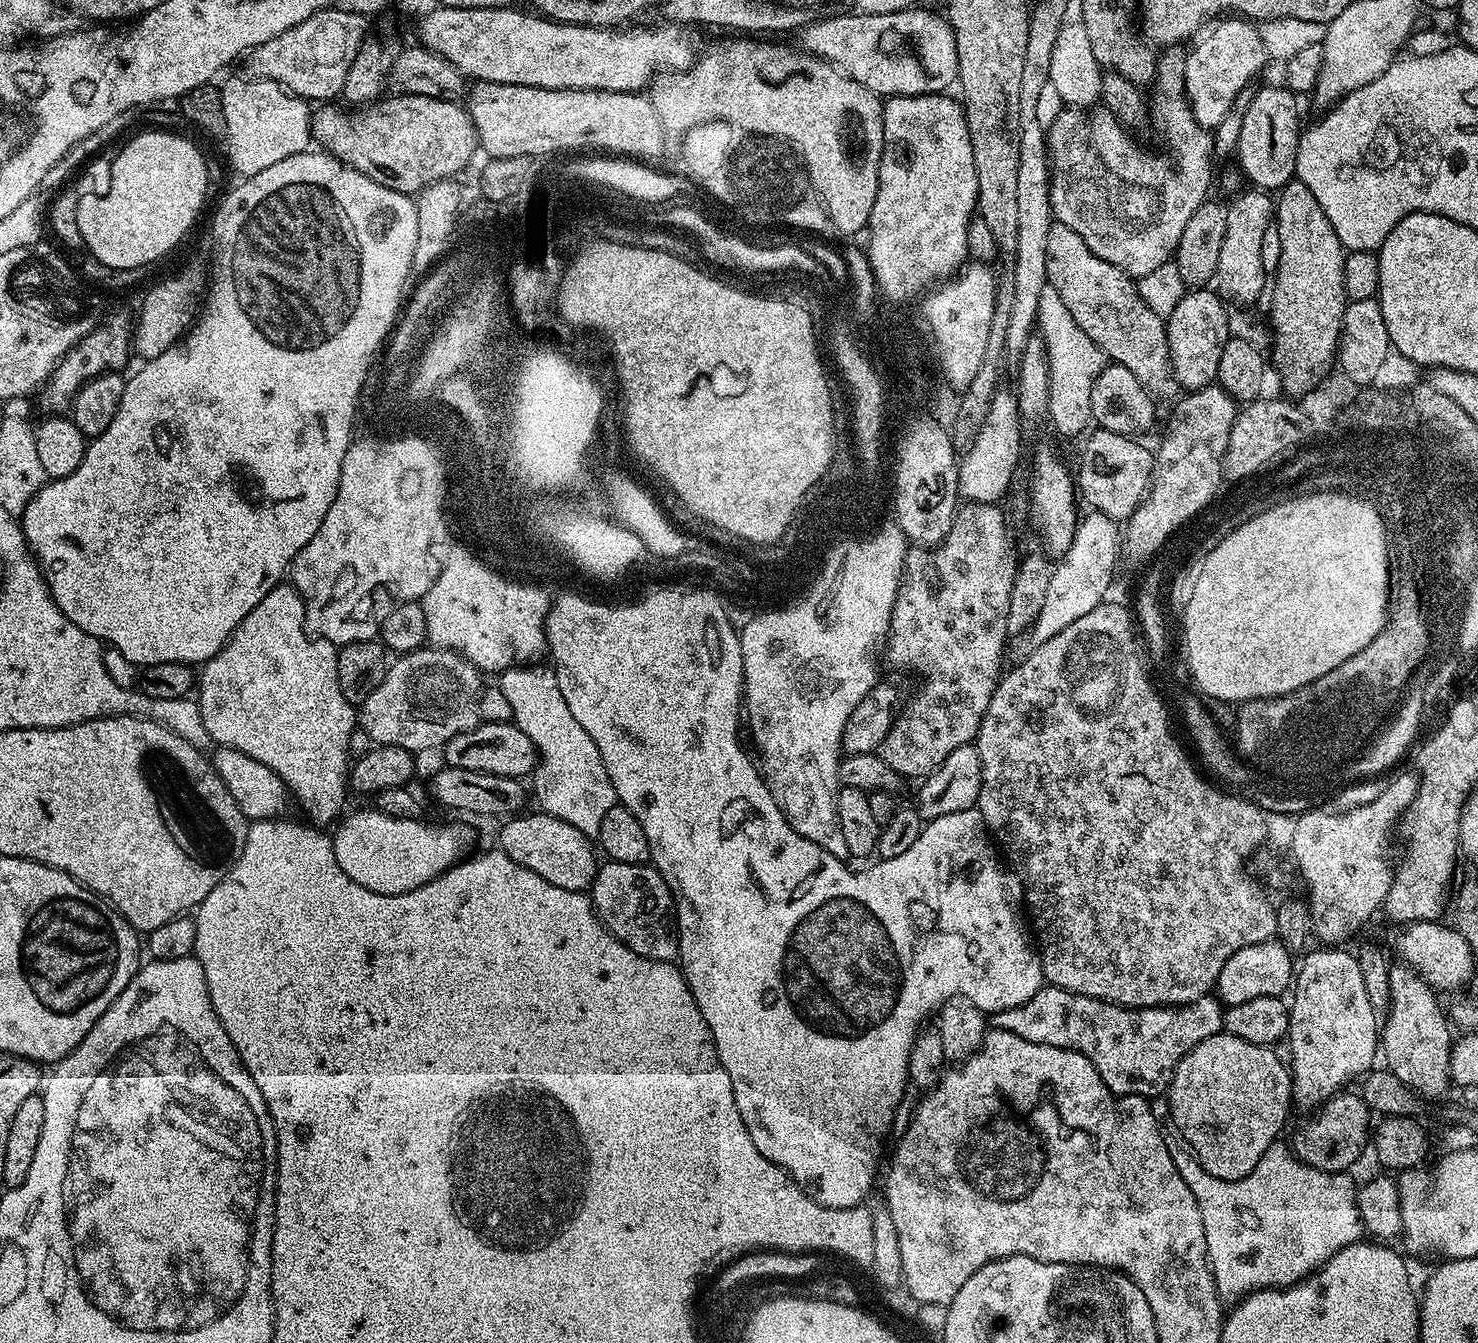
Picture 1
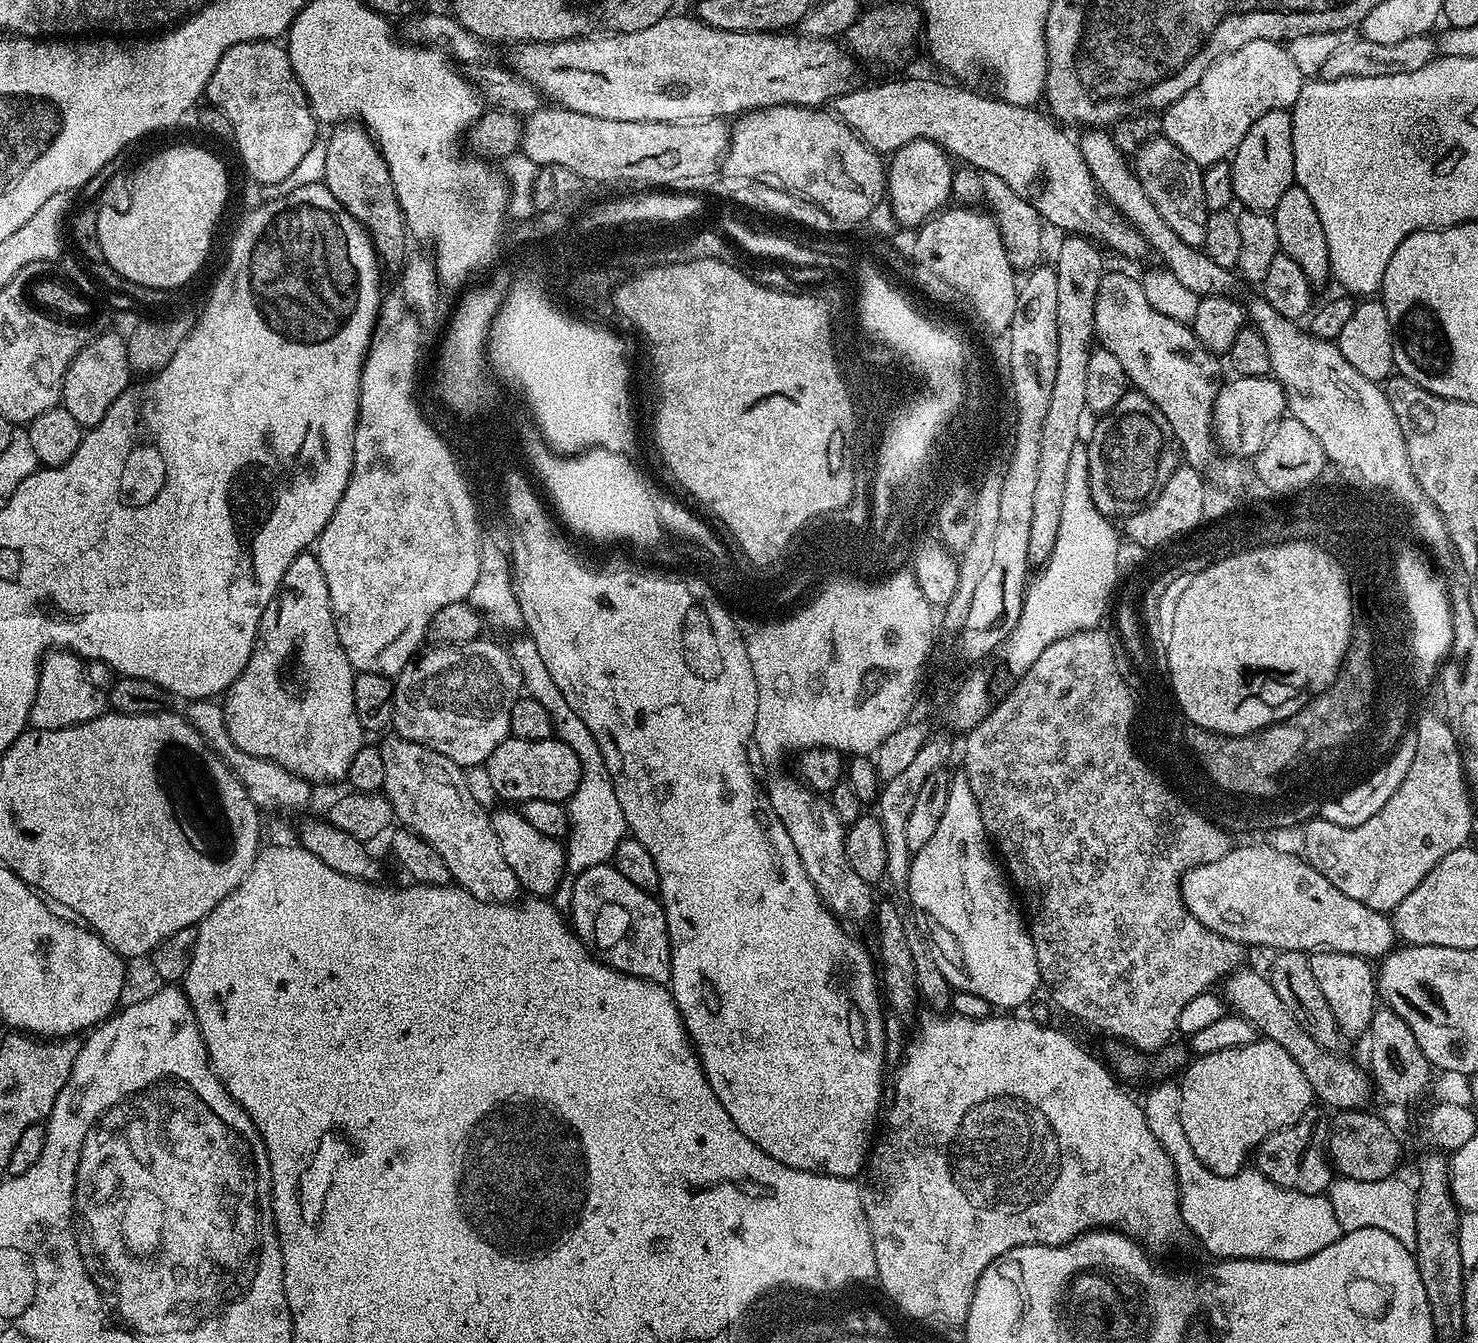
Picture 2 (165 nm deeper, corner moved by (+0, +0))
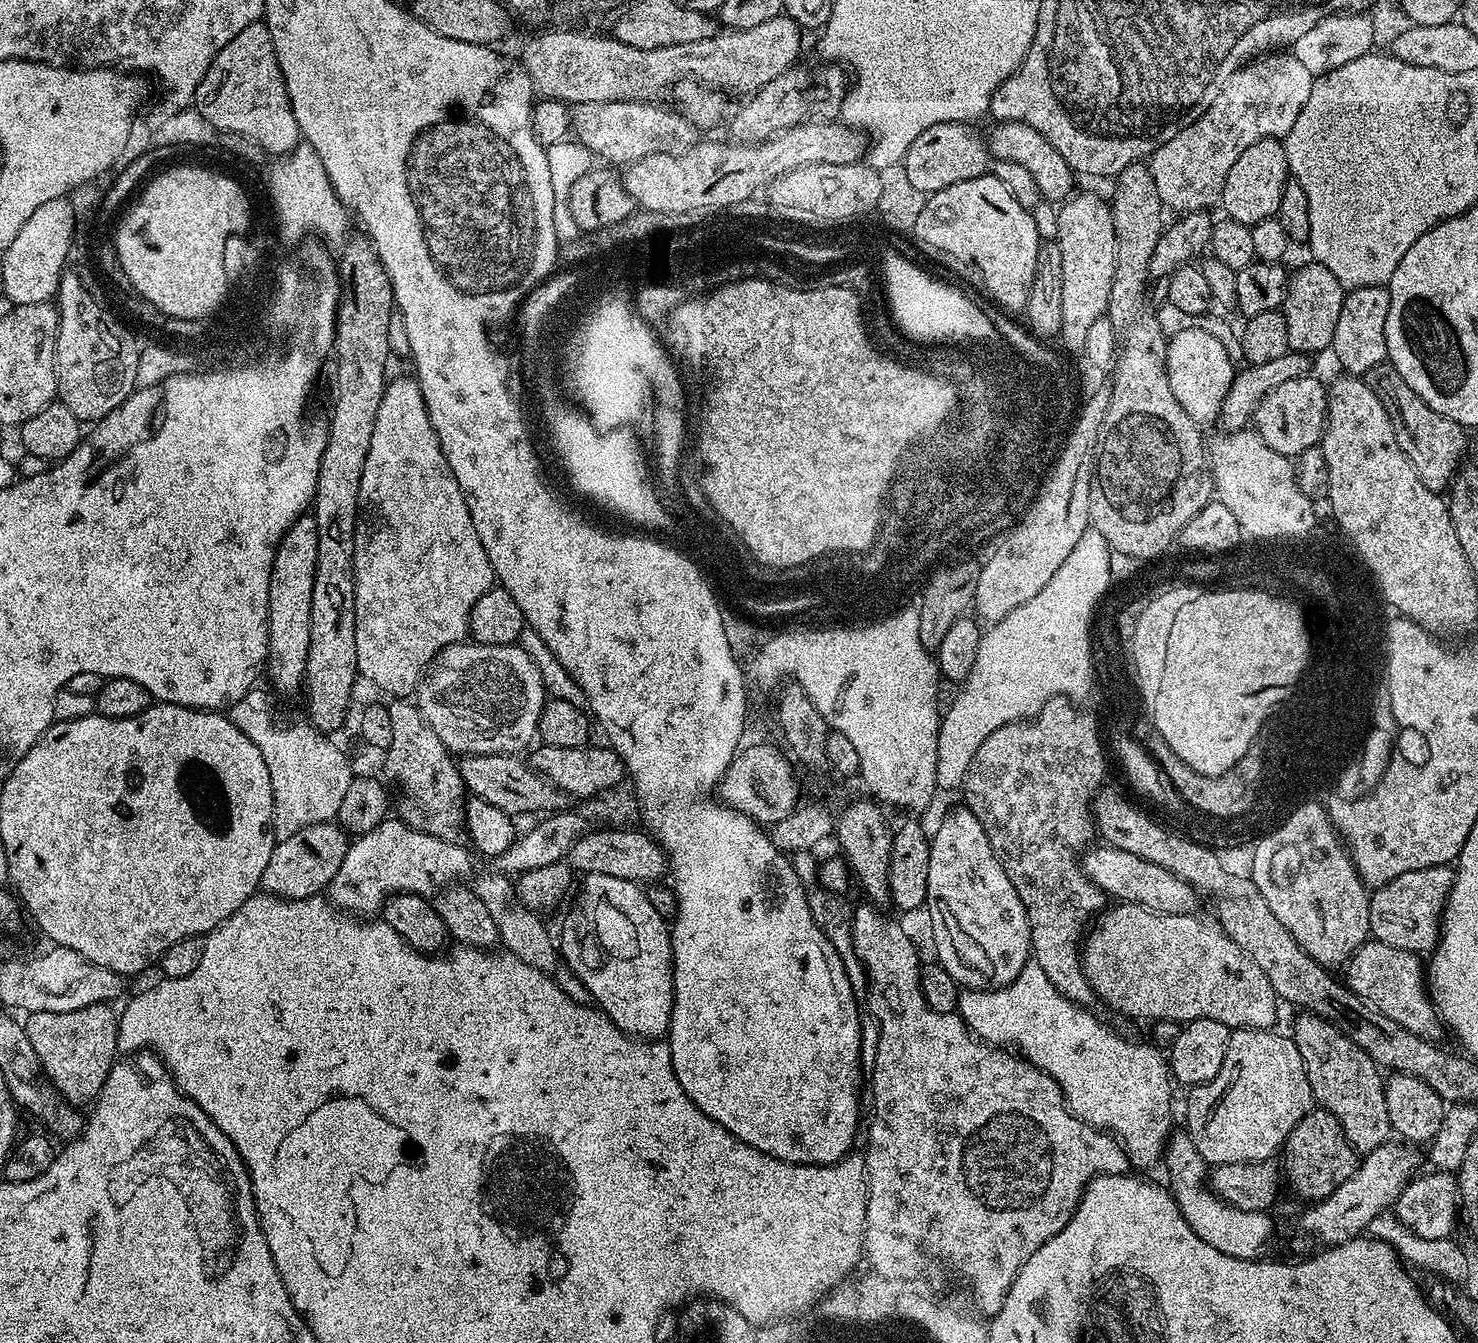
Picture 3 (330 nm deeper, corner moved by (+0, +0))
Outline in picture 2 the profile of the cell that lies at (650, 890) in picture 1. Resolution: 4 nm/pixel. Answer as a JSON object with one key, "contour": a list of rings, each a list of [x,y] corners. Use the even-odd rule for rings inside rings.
{"contour":[[[611,863],[590,866],[590,870],[575,876],[571,883],[570,924],[580,941],[588,945],[589,949],[595,950],[596,959],[628,976],[667,985],[672,978],[672,947],[668,941],[668,923],[664,917],[664,906],[659,899],[653,893],[644,892],[638,886],[634,886],[630,878],[622,878],[622,874]]]}

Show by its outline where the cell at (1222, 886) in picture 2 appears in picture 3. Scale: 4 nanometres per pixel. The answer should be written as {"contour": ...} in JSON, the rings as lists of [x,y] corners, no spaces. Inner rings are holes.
{"contour":[[[1092,846],[1083,853],[1082,867],[1089,880],[1104,892],[1105,897],[1126,904],[1140,904],[1150,912],[1161,912],[1171,916],[1186,916],[1197,911],[1198,892],[1170,870],[1154,862],[1144,861],[1136,854],[1109,846]]]}

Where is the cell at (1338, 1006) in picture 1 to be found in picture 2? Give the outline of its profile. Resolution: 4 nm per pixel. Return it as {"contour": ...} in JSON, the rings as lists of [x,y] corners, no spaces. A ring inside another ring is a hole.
{"contour":[[[1314,952],[1310,956],[1310,970],[1326,994],[1326,1002],[1334,1010],[1341,1033],[1345,1037],[1367,1033],[1372,1016],[1378,1010],[1378,976],[1373,965],[1362,956],[1341,952]]]}

